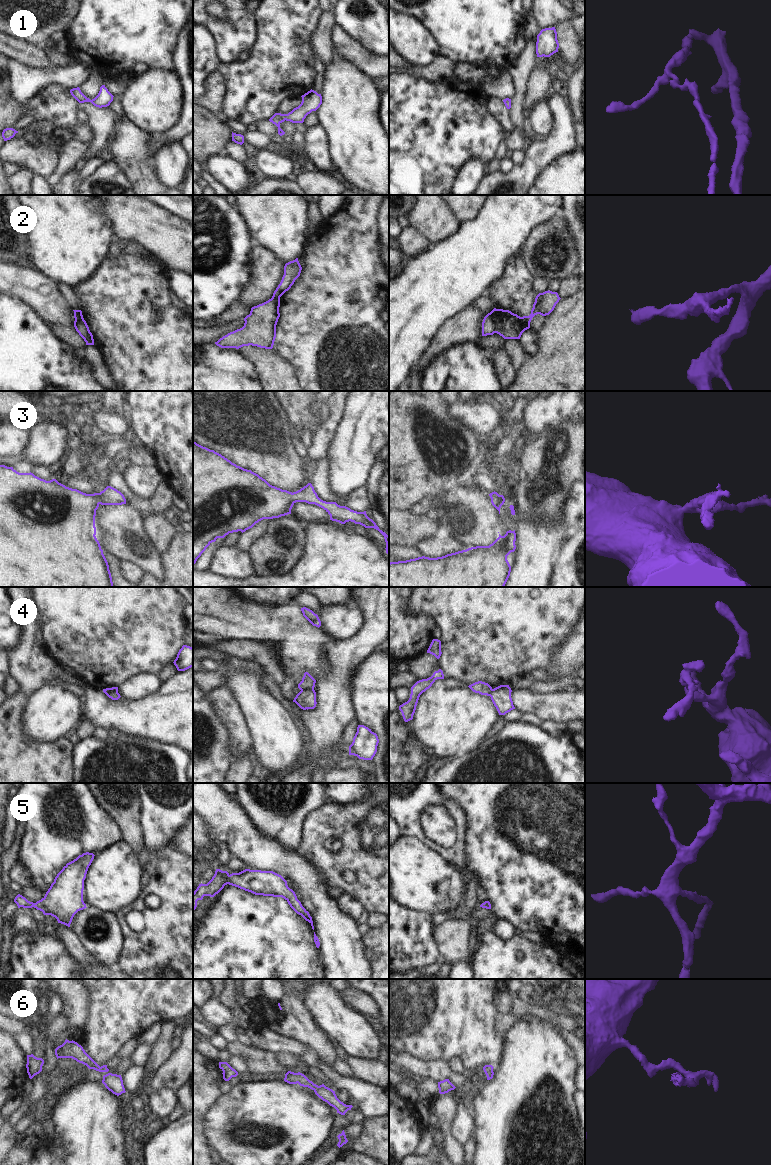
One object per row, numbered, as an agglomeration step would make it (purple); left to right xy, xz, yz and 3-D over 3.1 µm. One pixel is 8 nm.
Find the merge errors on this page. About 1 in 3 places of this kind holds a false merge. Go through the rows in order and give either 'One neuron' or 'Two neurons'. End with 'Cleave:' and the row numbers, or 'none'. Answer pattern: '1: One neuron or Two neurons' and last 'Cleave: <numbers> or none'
1: One neuron
2: Two neurons
3: One neuron
4: Two neurons
5: One neuron
6: One neuron
Cleave: 2, 4

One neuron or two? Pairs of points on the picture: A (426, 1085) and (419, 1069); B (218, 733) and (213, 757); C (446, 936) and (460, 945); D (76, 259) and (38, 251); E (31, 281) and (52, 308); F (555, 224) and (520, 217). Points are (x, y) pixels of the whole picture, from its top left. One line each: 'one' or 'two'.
A: two
B: one
C: one
D: one
E: one
F: two

